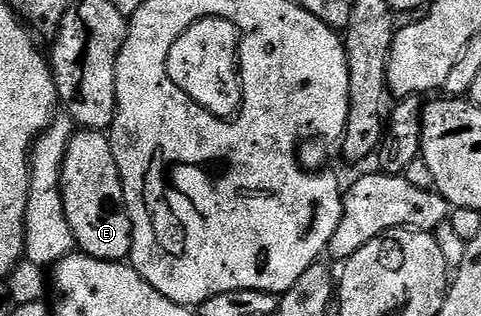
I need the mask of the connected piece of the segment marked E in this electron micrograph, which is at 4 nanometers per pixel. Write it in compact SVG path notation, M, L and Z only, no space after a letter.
M80 129L73 134L62 165L60 188L66 221L70 221L77 248L102 261L127 260L132 254L132 222L128 206L124 204L118 161L114 161L112 145L105 132Z

